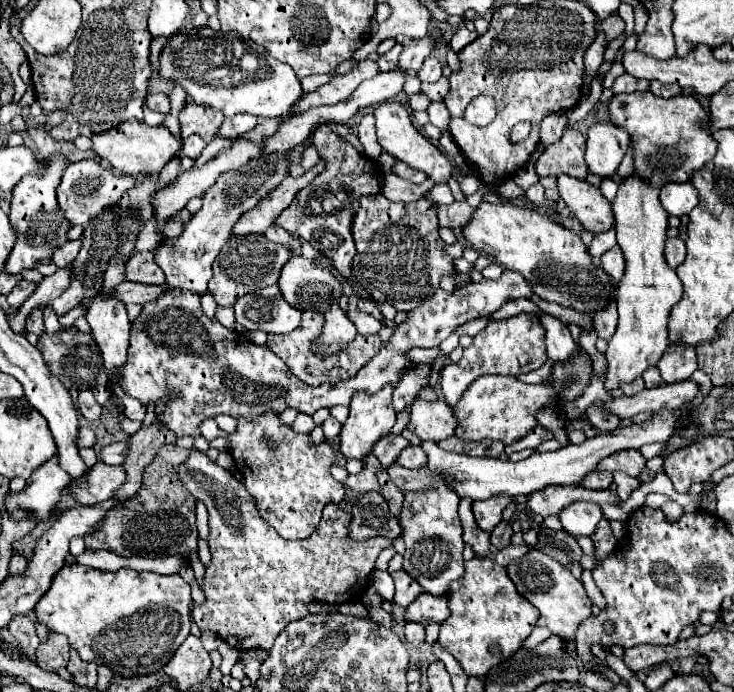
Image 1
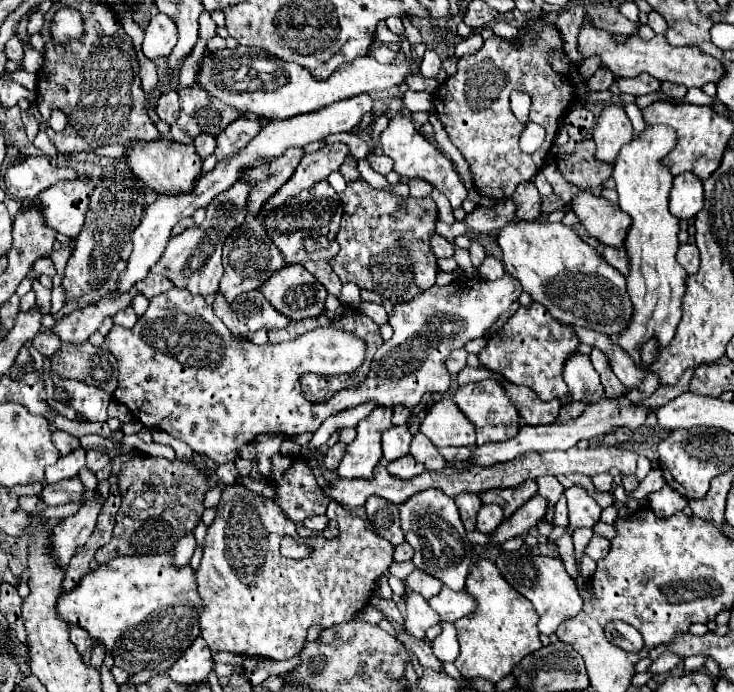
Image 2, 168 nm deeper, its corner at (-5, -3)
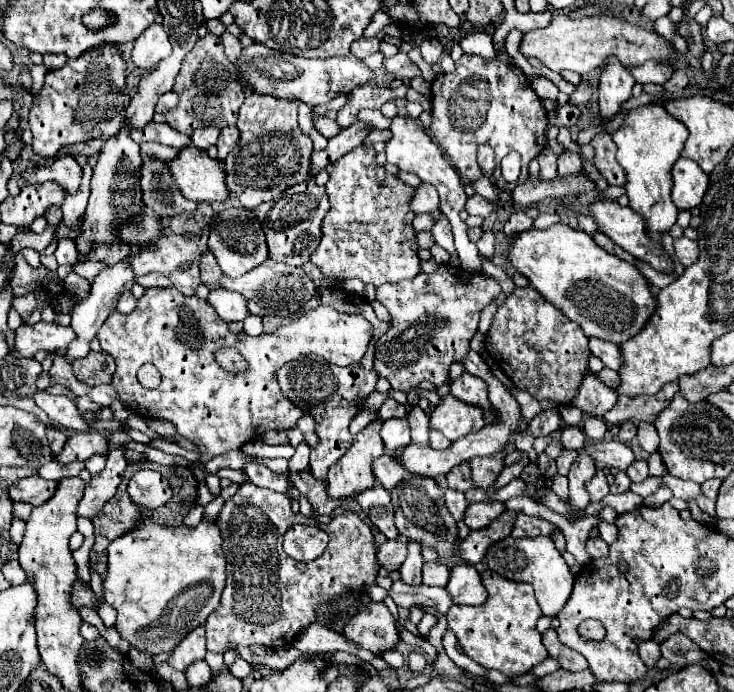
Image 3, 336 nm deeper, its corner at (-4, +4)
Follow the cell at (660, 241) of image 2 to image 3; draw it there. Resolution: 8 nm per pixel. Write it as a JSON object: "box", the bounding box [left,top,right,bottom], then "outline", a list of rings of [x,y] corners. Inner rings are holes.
{"box":[613,103,687,241],"outline":[[[647,103],[631,109],[613,135],[613,141],[617,145],[617,161],[627,173],[625,189],[629,207],[645,217],[647,233],[655,241],[661,241],[661,233],[669,231],[677,221],[679,209],[671,201],[673,179],[669,177],[669,169],[673,167],[673,161],[681,157],[681,149],[687,137],[687,127],[679,119],[669,115],[661,103]]]}

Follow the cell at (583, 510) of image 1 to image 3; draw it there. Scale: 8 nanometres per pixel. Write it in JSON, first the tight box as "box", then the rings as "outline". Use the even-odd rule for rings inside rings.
{"box":[569,453,595,509],"outline":[[[579,453],[577,459],[571,465],[569,471],[569,499],[571,505],[585,509],[589,503],[589,497],[585,493],[585,481],[589,481],[595,475],[595,463],[587,453]]]}

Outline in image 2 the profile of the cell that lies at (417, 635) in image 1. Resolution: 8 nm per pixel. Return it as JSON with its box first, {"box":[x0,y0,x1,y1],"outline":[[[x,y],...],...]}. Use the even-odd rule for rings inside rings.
{"box":[404,594,438,640],"outline":[[[408,594],[406,600],[406,622],[404,628],[410,636],[414,636],[416,640],[424,640],[426,638],[426,630],[434,624],[438,624],[438,616],[436,612],[428,606],[428,602],[418,596],[418,594]]]}

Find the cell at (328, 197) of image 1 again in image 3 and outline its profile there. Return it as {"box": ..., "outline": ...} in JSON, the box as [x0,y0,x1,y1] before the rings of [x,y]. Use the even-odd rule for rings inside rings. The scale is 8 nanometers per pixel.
{"box":[255,179,329,267],"outline":[[[313,179],[303,181],[301,185],[293,185],[281,197],[261,203],[255,213],[261,219],[263,233],[267,237],[269,259],[281,261],[293,267],[303,267],[311,253],[317,249],[321,239],[321,221],[329,211],[329,199],[323,187],[317,187]]]}

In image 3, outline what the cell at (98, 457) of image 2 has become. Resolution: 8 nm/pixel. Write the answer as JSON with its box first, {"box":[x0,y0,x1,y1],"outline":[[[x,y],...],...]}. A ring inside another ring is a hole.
{"box":[37,461,85,481],"outline":[[[49,461],[47,465],[43,465],[37,475],[41,475],[43,479],[51,479],[51,481],[59,481],[59,479],[65,479],[65,477],[73,477],[73,475],[79,475],[79,471],[85,467],[85,463],[69,463],[69,465],[63,465],[63,463],[55,463],[55,461]]]}

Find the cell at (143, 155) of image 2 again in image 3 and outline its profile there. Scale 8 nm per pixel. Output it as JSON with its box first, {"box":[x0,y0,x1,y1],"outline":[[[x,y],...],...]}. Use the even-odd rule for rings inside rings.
{"box":[169,149,229,203],"outline":[[[183,149],[179,159],[169,163],[171,175],[191,201],[207,201],[221,203],[229,197],[229,189],[225,185],[225,167],[219,159],[211,159],[207,151],[199,149]]]}

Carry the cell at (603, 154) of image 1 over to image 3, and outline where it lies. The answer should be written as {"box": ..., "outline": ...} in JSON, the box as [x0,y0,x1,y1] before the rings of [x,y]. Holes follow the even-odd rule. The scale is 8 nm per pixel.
{"box":[599,57,635,119],"outline":[[[609,57],[607,63],[601,67],[601,79],[599,79],[599,111],[601,117],[613,119],[613,115],[619,111],[621,103],[631,97],[631,89],[635,85],[635,79],[629,69],[625,69],[617,57]]]}

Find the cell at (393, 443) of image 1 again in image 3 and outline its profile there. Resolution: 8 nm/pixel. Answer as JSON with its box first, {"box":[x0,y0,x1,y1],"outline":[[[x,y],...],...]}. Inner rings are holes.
{"box":[381,419,411,453],"outline":[[[387,419],[387,421],[383,421],[381,437],[383,437],[385,449],[389,453],[393,453],[393,449],[403,449],[405,445],[409,445],[411,437],[409,437],[407,419]]]}

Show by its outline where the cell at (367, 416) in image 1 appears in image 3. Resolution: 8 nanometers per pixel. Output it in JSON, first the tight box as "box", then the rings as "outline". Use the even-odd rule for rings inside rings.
{"box":[327,421,385,499],"outline":[[[375,421],[373,425],[369,425],[369,429],[357,433],[349,453],[345,453],[345,457],[341,457],[341,461],[333,465],[333,469],[329,469],[327,475],[329,499],[357,497],[359,493],[375,485],[371,463],[385,453],[379,429],[381,421]]]}

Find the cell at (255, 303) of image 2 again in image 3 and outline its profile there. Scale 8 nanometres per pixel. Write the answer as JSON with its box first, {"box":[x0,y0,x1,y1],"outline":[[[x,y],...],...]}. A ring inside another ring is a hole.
{"box":[207,289,249,321],"outline":[[[213,289],[207,297],[207,303],[215,309],[221,321],[243,321],[249,311],[245,309],[245,299],[239,293],[227,291],[227,289]]]}

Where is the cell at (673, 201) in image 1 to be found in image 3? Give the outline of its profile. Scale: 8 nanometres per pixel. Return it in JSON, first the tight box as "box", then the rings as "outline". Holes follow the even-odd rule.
{"box":[671,157,709,211],"outline":[[[679,157],[671,169],[673,177],[673,203],[679,211],[697,207],[709,187],[709,177],[703,169],[685,157]]]}

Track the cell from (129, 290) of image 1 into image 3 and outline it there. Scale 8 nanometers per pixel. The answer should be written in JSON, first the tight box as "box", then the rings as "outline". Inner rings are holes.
{"box":[13,321,73,357],"outline":[[[39,321],[37,325],[21,325],[15,331],[13,353],[17,357],[33,357],[39,351],[65,349],[69,341],[73,341],[73,331],[69,327]]]}

